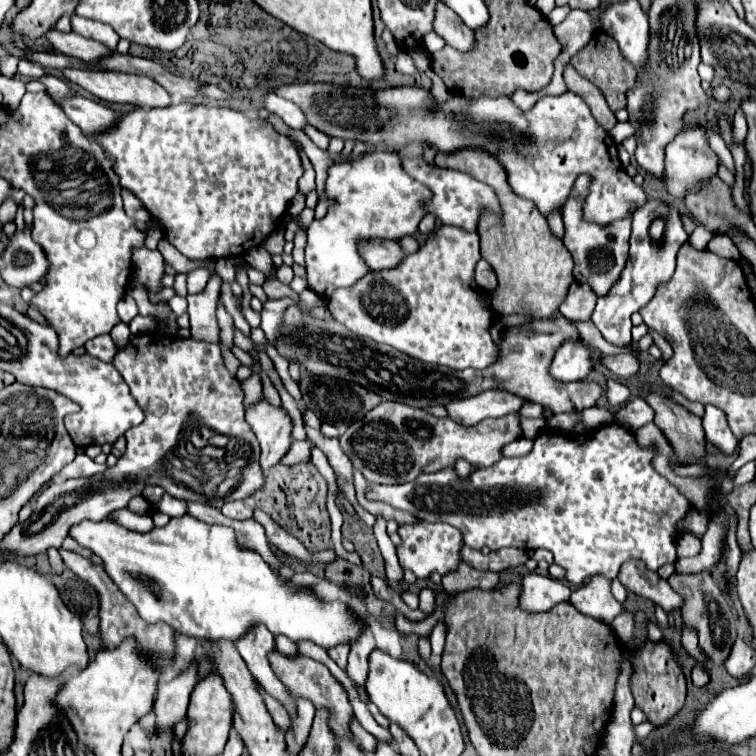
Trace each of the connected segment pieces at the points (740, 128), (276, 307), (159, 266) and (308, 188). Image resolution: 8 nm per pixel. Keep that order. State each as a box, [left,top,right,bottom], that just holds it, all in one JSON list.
[[732,108,746,142],[260,298,290,344],[132,248,164,294],[292,139,316,196]]

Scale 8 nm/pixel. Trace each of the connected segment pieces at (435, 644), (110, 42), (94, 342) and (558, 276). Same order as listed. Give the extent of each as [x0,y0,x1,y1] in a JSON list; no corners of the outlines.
[[430,620,446,656],[70,12,118,50],[85,334,118,360],[436,148,574,320]]

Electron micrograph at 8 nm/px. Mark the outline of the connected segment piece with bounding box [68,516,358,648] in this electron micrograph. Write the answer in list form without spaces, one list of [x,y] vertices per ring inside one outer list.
[[[194,516],[170,518],[170,522],[162,528],[154,528],[152,532],[132,532],[118,524],[110,524],[110,520],[100,522],[80,522],[74,524],[68,532],[72,540],[80,546],[92,550],[106,570],[106,574],[114,580],[114,584],[124,592],[124,596],[136,606],[138,614],[148,622],[166,622],[176,628],[176,632],[190,634],[200,640],[238,640],[252,624],[264,624],[272,634],[284,634],[290,640],[312,640],[322,648],[330,648],[340,642],[350,642],[358,634],[358,624],[352,618],[350,610],[342,602],[324,602],[312,590],[300,590],[300,586],[286,584],[278,574],[274,574],[260,554],[240,550],[236,546],[236,538],[232,528],[226,526],[210,526]]]

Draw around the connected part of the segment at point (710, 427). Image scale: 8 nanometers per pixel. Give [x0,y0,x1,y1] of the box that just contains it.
[702,406,738,456]

